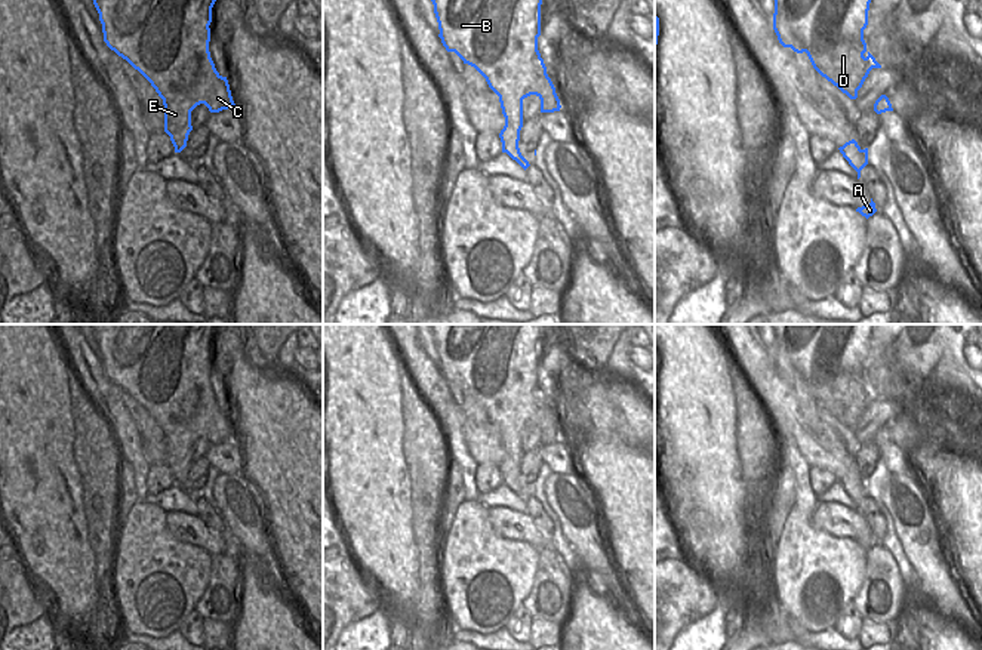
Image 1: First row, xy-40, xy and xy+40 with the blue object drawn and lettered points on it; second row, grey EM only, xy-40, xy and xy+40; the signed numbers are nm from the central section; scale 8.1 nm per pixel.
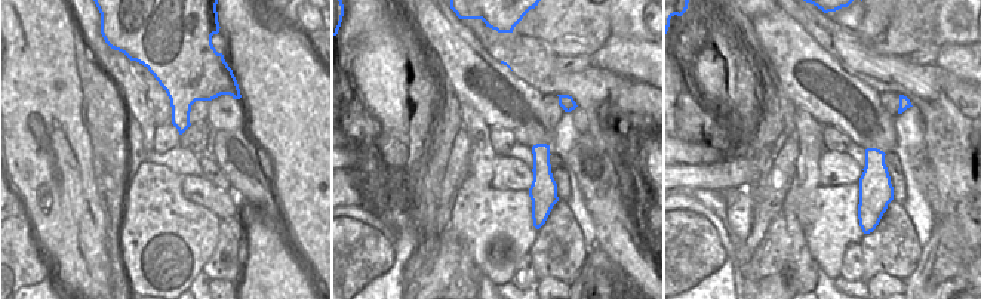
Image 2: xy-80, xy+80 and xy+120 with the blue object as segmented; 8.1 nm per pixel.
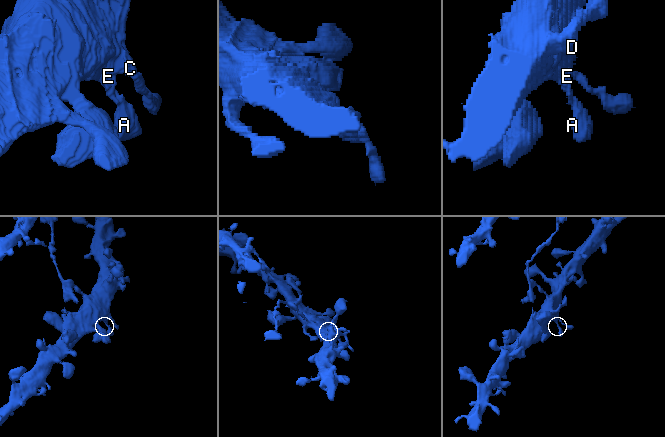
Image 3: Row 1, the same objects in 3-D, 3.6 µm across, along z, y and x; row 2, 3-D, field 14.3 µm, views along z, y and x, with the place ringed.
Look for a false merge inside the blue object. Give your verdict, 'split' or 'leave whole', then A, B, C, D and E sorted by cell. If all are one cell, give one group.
leave whole | A B C D E

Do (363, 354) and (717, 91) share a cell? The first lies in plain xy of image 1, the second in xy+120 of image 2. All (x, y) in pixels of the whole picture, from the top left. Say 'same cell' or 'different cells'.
same cell

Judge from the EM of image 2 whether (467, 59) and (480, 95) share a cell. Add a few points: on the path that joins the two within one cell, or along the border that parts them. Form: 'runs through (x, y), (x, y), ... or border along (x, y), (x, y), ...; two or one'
runs through (476, 68), (480, 86); one

